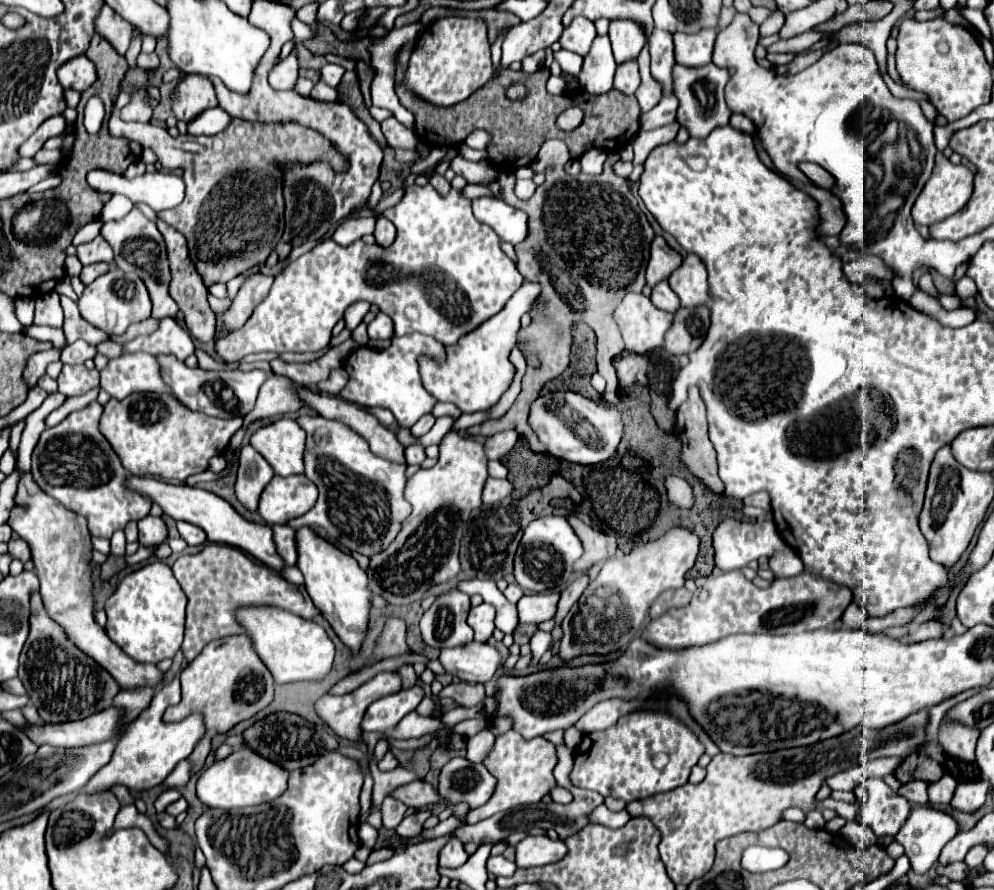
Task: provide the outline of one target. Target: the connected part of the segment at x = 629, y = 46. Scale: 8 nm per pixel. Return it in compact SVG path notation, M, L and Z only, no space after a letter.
M611 21L609 37L617 65L635 61L645 45L645 33L641 33L641 27L631 21Z

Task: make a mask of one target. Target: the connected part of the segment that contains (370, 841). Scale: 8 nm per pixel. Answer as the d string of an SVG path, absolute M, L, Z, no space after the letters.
M363 821L359 827L359 837L365 847L373 847L377 843L377 829L369 825L369 821Z

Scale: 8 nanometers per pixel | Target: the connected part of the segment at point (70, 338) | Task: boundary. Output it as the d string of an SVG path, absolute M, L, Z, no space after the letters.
M61 295L61 307L63 307L64 313L63 331L65 331L65 337L67 337L67 343L73 343L77 339L85 339L85 341L91 341L91 345L97 345L97 343L107 339L105 331L89 325L89 321L85 321L81 317L75 301Z

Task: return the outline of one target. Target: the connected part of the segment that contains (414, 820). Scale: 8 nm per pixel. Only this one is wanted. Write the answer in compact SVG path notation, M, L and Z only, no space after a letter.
M421 809L421 811L415 811L413 815L407 815L399 823L399 827L395 829L395 833L401 835L401 837L417 837L421 833L423 823L425 823L427 817L431 817L431 811L429 809Z

